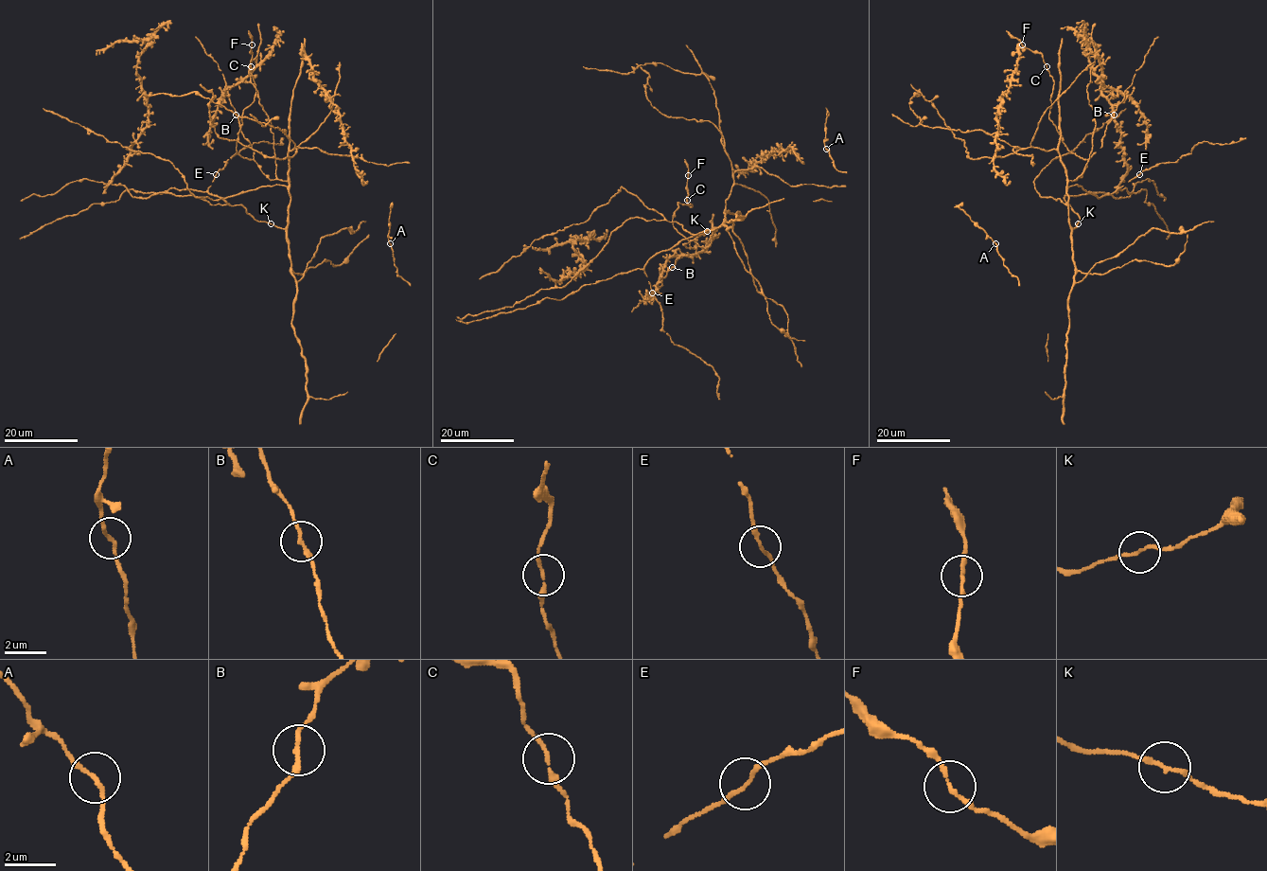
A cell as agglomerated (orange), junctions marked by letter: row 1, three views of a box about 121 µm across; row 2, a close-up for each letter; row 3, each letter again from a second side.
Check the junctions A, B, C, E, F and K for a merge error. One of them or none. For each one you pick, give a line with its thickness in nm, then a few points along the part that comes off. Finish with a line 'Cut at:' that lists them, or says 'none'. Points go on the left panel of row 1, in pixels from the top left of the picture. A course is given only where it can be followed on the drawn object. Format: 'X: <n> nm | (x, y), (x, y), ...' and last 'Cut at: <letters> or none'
Cut at: none

